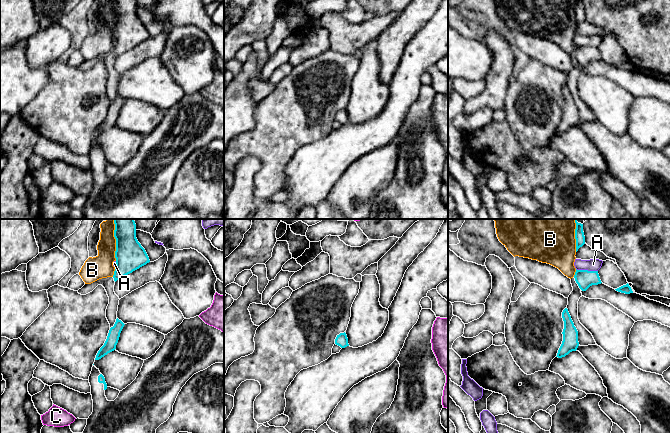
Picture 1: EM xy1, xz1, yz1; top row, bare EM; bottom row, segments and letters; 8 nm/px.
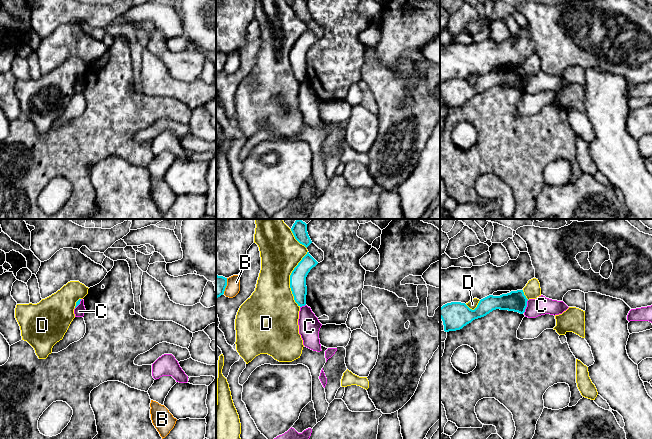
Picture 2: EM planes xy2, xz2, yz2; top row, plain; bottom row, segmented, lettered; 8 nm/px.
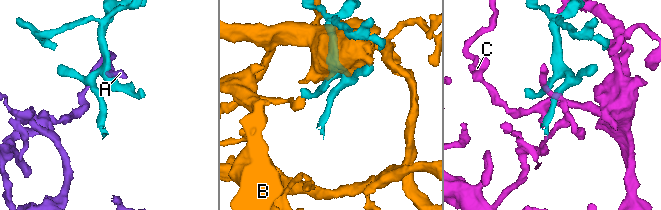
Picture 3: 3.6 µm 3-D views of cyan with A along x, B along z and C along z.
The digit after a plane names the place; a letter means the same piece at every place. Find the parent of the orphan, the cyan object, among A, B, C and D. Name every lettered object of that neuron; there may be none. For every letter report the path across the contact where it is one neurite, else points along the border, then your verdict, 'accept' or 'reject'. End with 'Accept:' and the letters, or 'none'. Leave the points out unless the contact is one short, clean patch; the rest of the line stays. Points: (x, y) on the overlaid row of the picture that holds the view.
A: border yz1 (576, 268), (597, 271); reject
B: reject
C: border yz2 (528, 300), (523, 312); reject
D: reject
Accept: none

